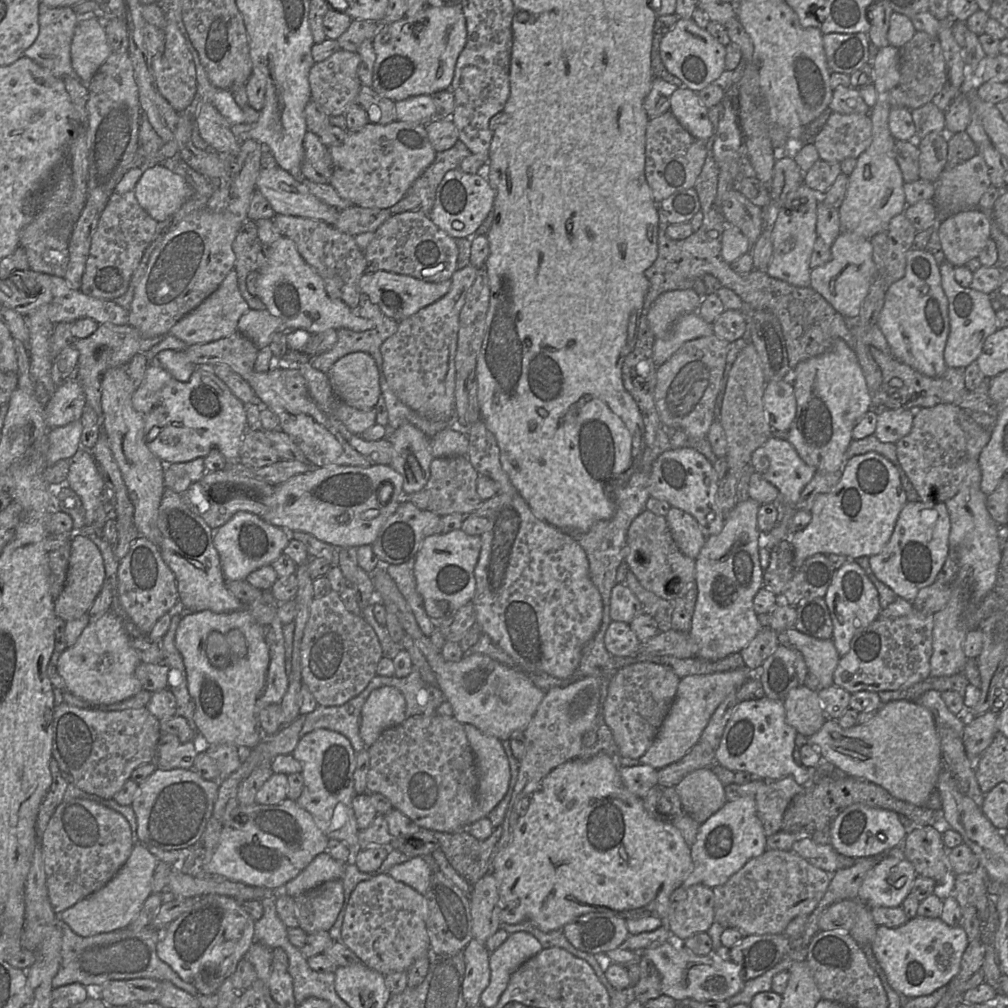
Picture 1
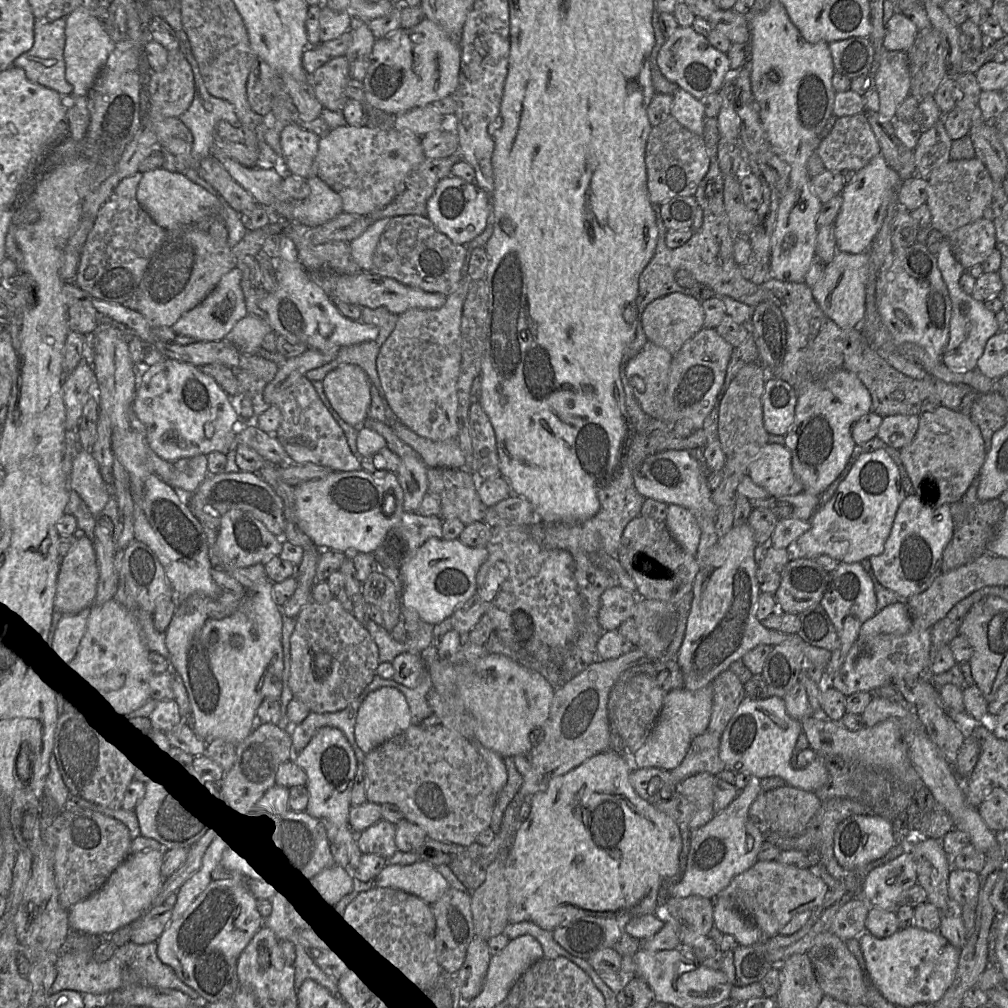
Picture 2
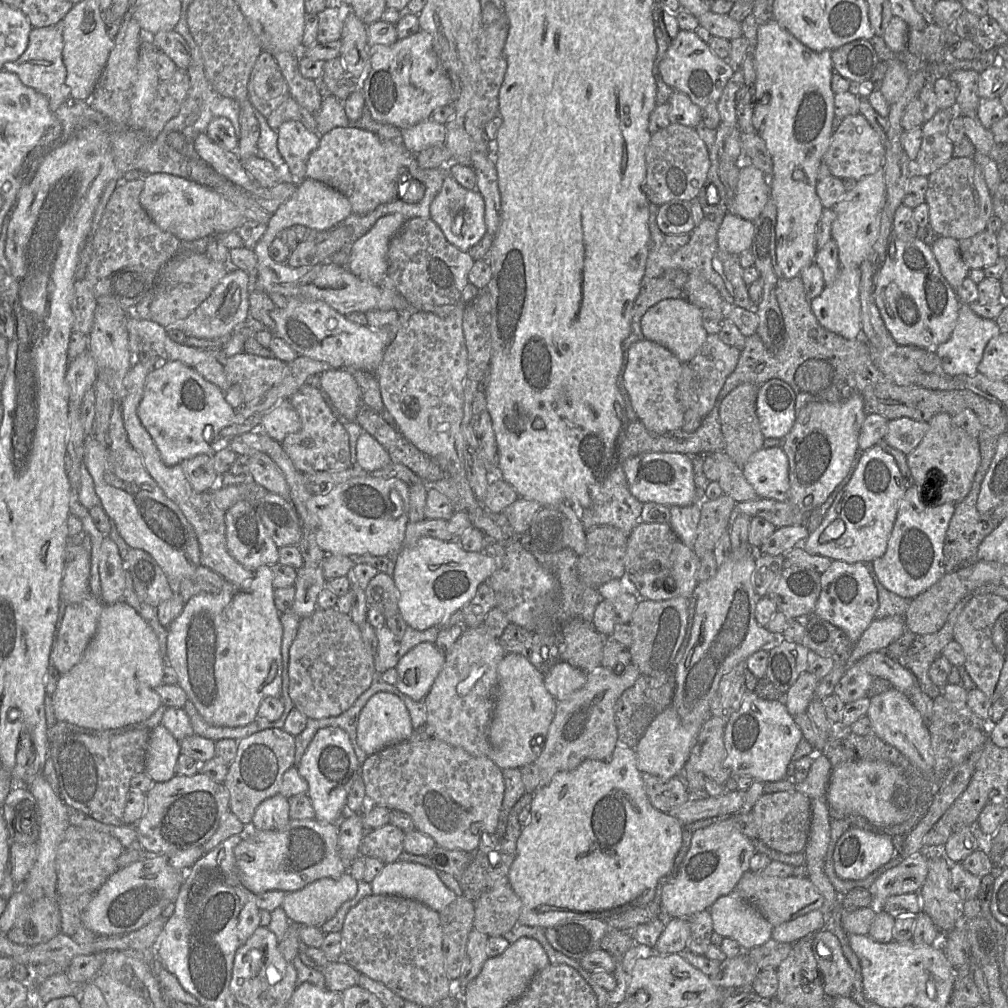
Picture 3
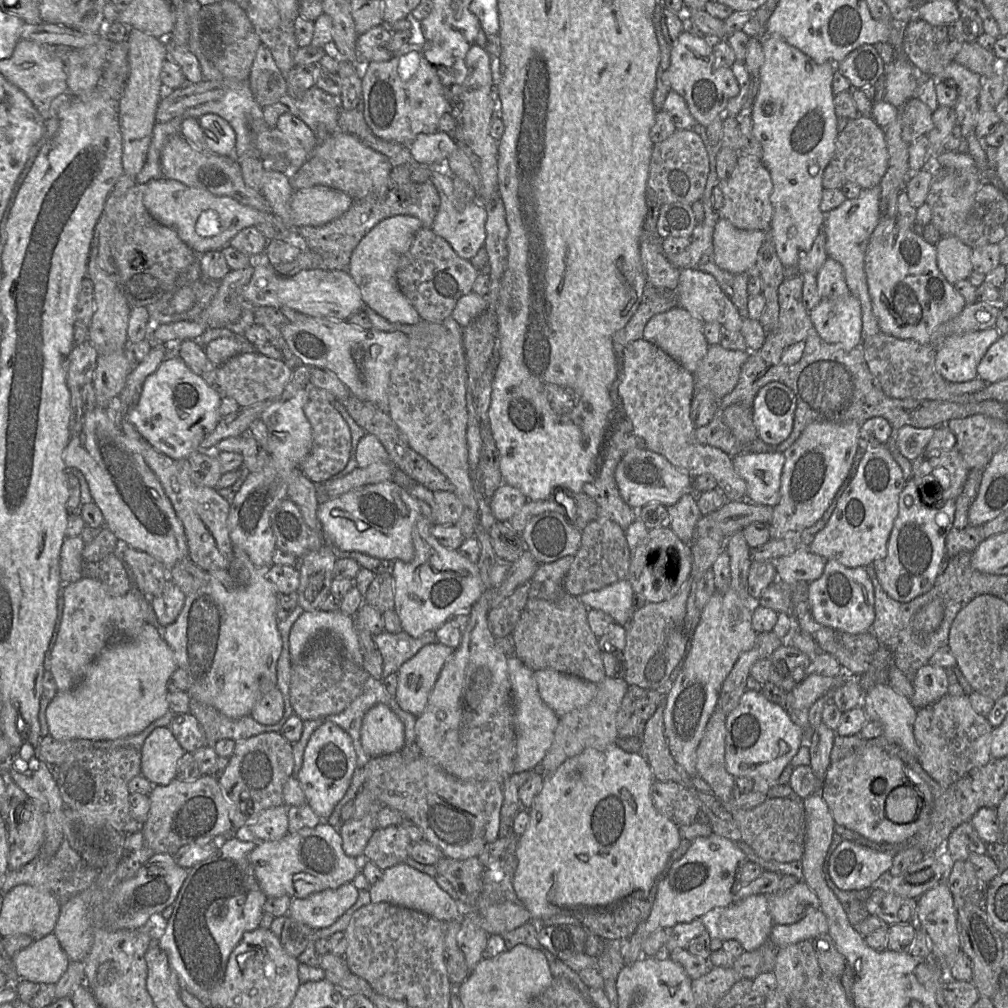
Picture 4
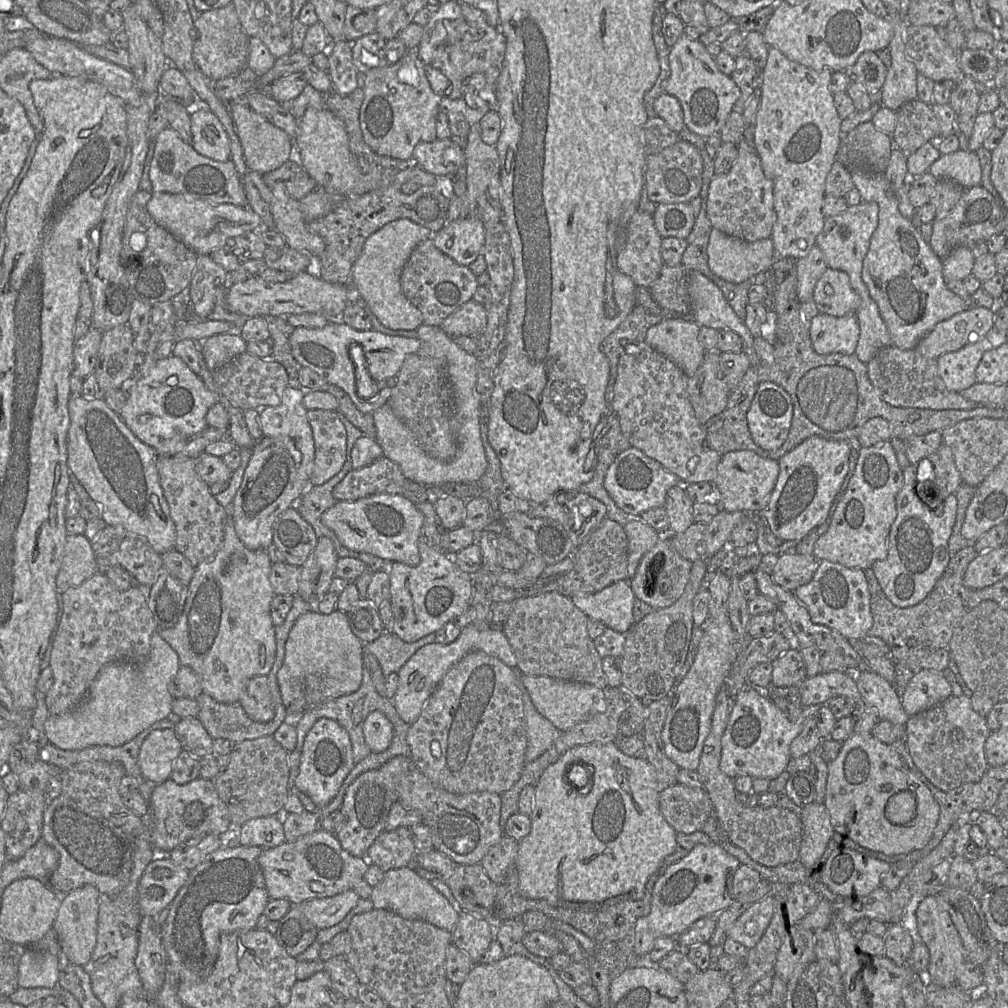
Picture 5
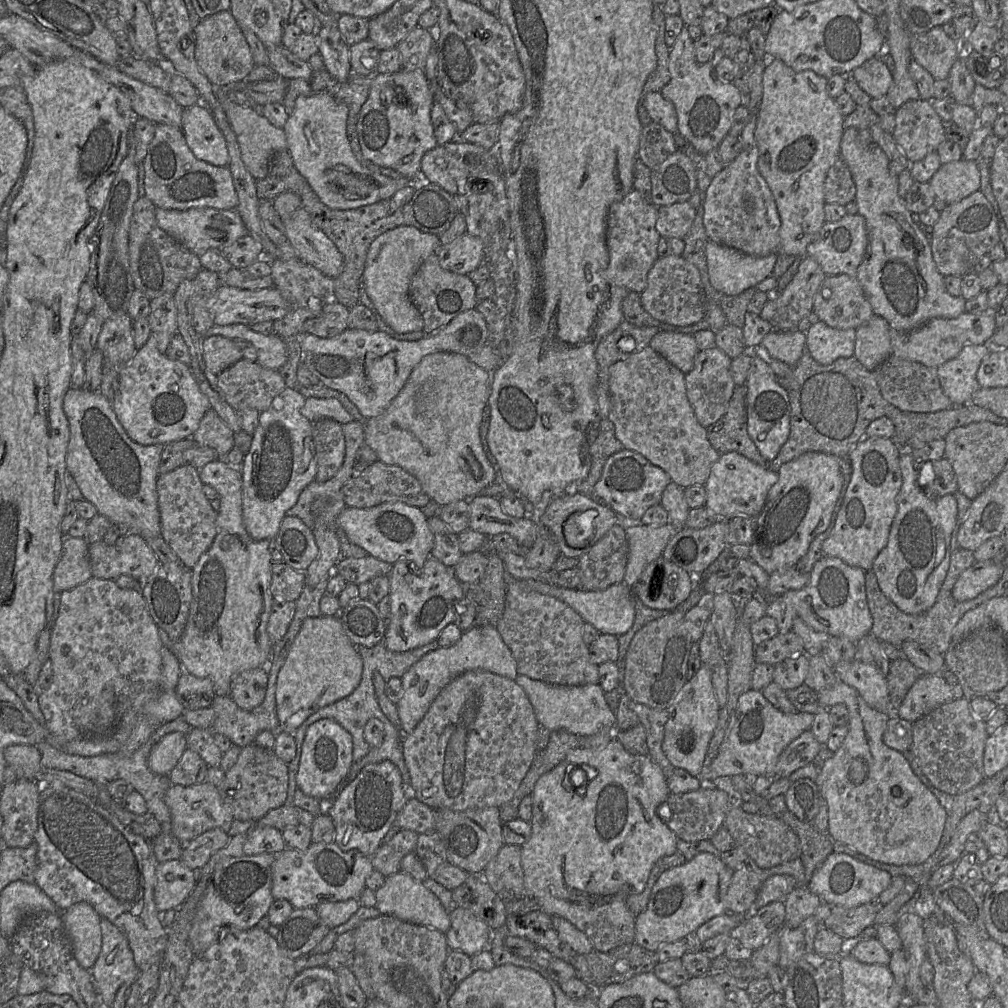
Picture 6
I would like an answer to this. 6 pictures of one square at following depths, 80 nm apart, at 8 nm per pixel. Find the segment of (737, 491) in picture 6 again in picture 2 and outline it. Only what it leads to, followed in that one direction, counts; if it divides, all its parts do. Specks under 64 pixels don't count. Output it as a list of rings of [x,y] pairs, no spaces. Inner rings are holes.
[[[767,443],[749,464],[747,475],[771,497],[794,496],[804,491],[792,468],[791,452],[785,445]]]

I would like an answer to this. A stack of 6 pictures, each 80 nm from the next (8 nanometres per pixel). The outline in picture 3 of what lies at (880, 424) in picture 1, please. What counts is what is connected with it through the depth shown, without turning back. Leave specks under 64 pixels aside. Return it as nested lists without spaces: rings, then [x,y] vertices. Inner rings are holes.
[[[908,417],[889,420],[884,442],[908,455],[919,445],[928,429],[928,422],[919,422]]]

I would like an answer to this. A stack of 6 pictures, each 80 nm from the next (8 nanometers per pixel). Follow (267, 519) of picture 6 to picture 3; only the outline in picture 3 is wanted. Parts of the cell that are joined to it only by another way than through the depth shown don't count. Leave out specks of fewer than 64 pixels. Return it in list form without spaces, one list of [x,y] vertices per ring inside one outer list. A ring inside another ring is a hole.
[[[285,401],[266,413],[260,426],[272,439],[282,443],[288,434],[300,430],[301,420],[292,404]],[[239,501],[230,507],[225,514],[225,523],[228,551],[243,567],[254,571],[260,566],[270,566],[278,562],[278,547],[268,534],[255,509],[247,501]]]

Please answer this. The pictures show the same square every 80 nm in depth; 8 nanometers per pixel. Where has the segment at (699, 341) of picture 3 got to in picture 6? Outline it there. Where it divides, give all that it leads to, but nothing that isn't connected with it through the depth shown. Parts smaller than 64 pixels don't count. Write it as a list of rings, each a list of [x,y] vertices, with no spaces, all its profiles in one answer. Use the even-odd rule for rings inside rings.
[[[659,331],[650,340],[649,347],[685,375],[692,370],[699,352],[694,335],[681,332]]]

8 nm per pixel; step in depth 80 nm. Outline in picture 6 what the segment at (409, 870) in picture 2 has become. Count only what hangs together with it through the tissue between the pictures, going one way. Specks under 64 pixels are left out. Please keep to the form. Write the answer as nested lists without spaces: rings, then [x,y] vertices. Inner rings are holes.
[[[398,871],[388,876],[383,886],[375,891],[375,897],[375,907],[382,915],[394,916],[402,921],[433,928],[444,934],[450,928],[449,912],[443,907],[438,897],[408,873]]]

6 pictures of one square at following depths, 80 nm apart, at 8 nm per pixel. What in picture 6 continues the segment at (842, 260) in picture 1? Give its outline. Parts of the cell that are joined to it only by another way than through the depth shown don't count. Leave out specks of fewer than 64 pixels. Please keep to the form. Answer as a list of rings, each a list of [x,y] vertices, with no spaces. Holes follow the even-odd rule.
[[[818,321],[805,334],[806,351],[821,365],[829,365],[854,354],[856,329],[835,329]]]

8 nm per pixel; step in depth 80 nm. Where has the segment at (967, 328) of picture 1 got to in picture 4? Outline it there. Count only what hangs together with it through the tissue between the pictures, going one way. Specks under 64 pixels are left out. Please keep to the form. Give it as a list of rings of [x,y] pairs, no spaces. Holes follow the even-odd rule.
[[[942,236],[935,247],[938,267],[950,284],[969,278],[973,272],[971,247],[954,236]],[[996,327],[954,334],[938,342],[936,368],[941,377],[952,383],[968,382],[977,377],[977,366],[987,349],[1000,336]]]

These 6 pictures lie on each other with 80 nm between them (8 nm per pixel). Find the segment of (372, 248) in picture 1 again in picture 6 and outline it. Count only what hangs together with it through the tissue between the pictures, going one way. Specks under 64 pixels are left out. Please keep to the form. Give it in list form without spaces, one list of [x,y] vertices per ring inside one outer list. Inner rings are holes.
[[[437,253],[430,255],[413,275],[408,293],[410,300],[423,318],[423,329],[427,334],[434,333],[451,322],[459,314],[476,307],[477,286],[468,275],[457,274],[443,269]]]

